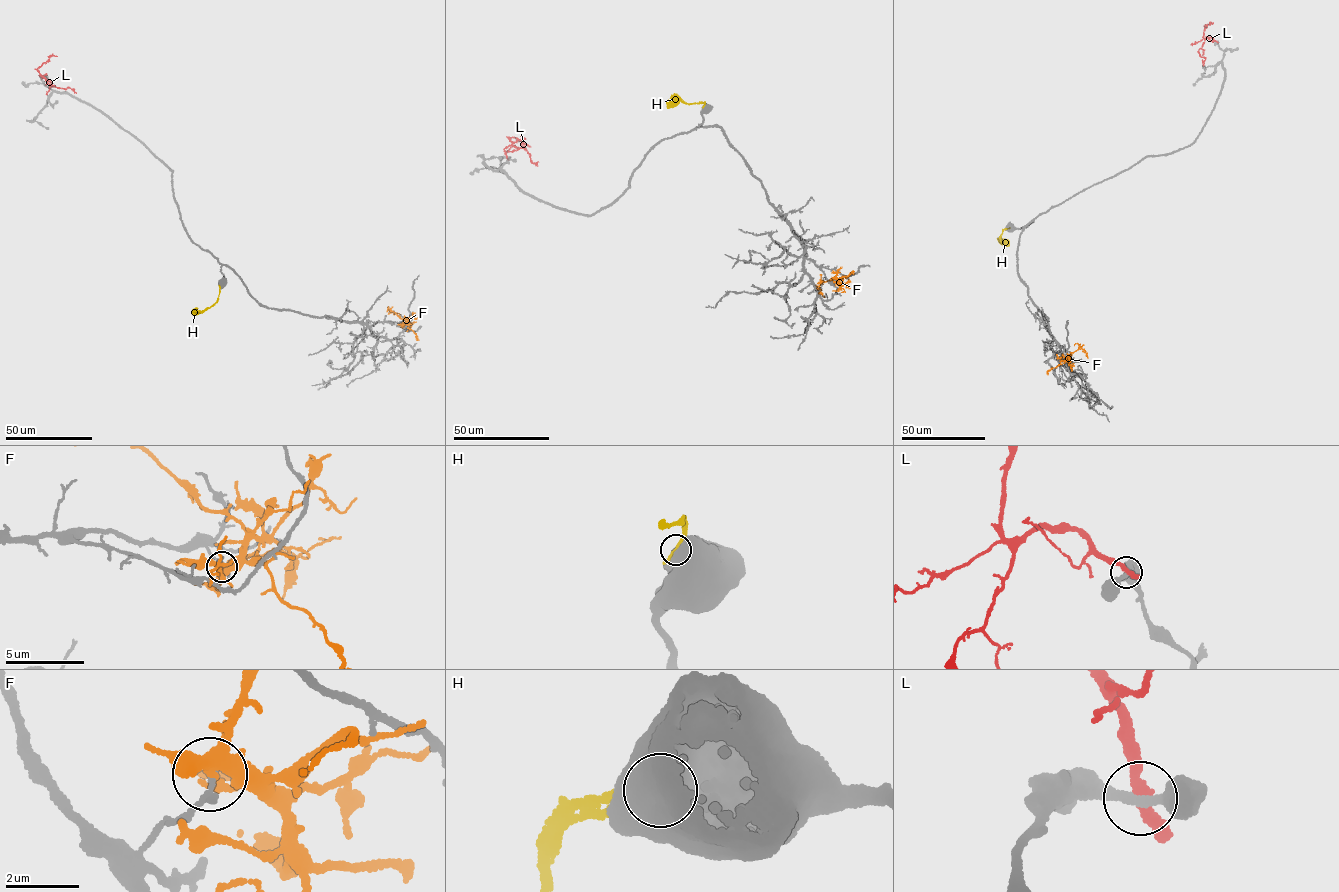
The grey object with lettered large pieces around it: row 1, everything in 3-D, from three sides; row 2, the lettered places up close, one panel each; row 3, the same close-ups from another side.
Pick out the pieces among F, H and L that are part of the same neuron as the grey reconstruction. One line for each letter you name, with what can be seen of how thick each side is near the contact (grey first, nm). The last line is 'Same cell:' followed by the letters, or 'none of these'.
Same cell: none of these

